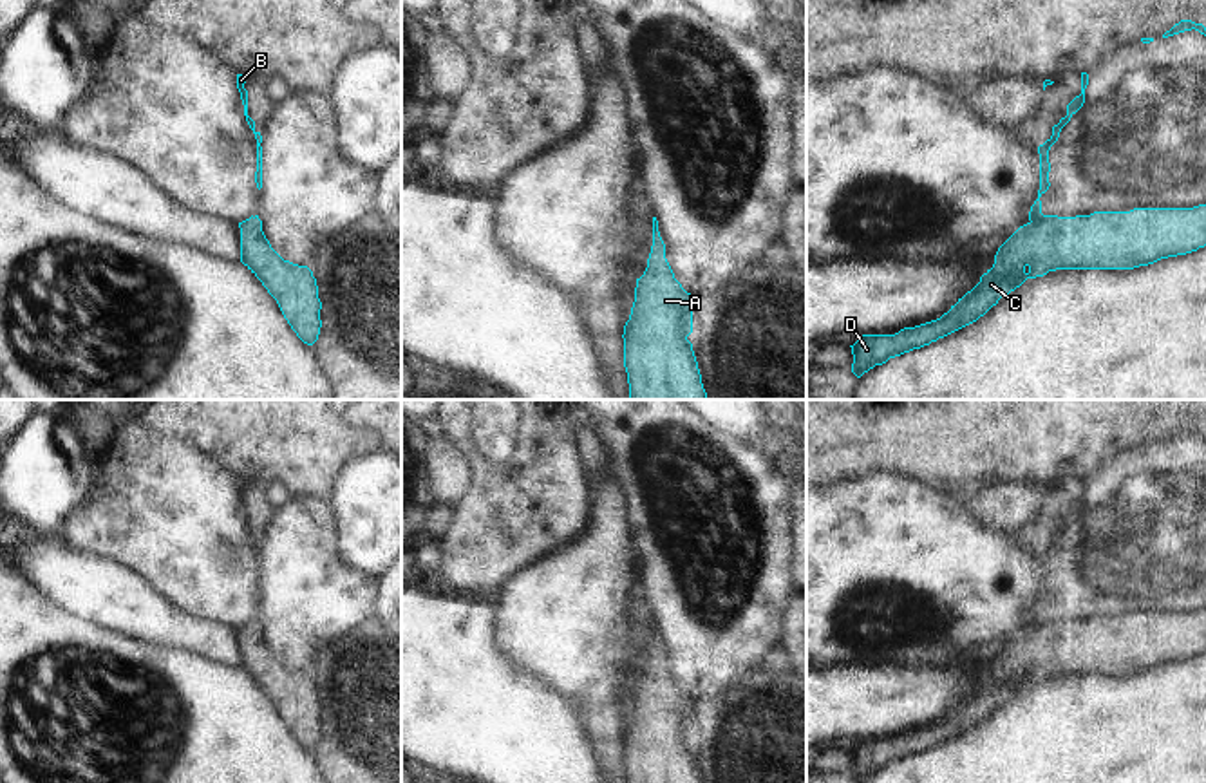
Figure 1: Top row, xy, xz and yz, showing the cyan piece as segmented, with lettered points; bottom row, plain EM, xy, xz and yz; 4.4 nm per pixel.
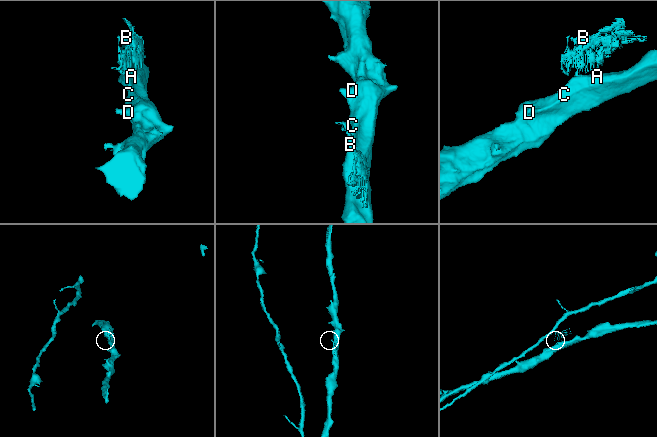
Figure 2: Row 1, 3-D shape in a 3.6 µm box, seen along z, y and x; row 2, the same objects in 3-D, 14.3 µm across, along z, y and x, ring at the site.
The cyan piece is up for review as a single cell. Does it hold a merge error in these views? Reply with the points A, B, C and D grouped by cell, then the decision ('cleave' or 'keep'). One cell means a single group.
A C D / B; cleave

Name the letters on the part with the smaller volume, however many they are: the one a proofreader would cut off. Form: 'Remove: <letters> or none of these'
Remove: B

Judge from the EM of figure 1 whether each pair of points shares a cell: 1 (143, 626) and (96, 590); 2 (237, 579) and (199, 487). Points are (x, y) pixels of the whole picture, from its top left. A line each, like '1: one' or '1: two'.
1: one
2: one

